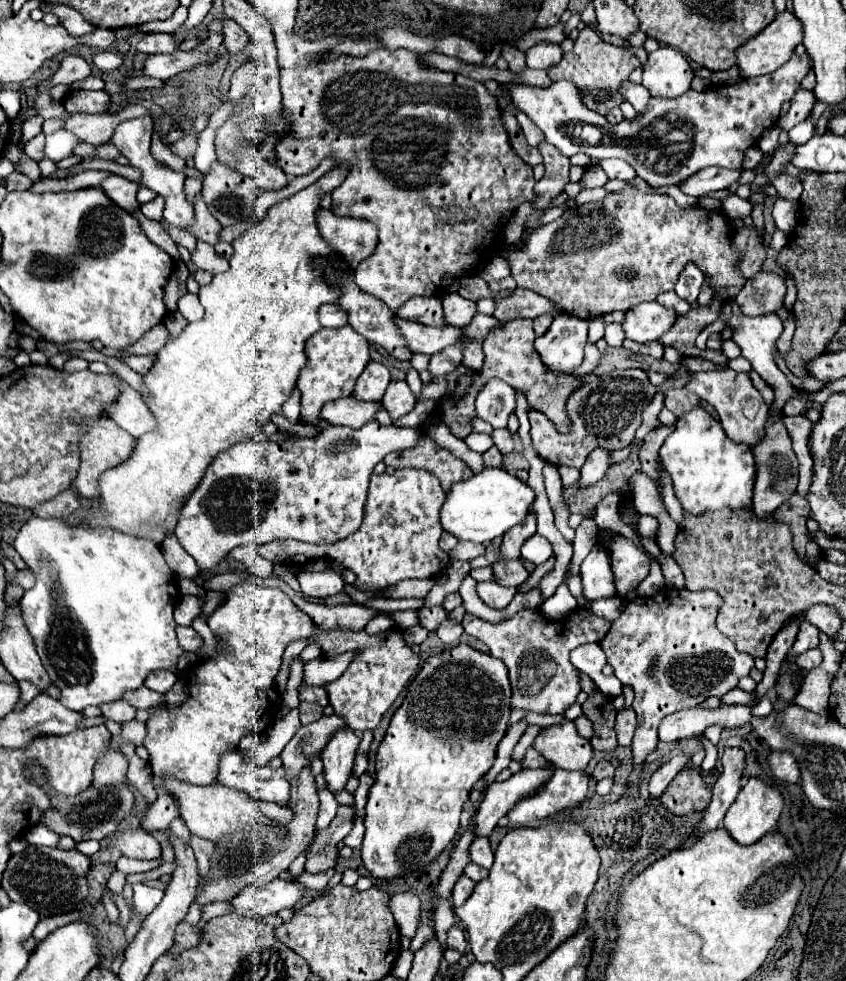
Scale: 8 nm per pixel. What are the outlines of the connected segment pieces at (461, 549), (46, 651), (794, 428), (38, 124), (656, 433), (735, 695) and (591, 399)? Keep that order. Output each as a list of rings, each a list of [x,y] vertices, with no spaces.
[[[458,542],[454,550],[450,550],[452,560],[472,560],[478,556],[484,556],[486,548],[484,544],[468,544],[468,542]]]
[[[32,516],[20,528],[14,548],[36,578],[36,584],[20,600],[22,616],[52,684],[62,692],[60,702],[66,708],[80,712],[86,706],[120,700],[126,690],[140,688],[150,672],[176,666],[184,654],[178,646],[176,622],[172,618],[178,598],[170,594],[174,576],[168,564],[164,564],[158,544],[114,528],[80,528],[68,526],[60,518]]]
[[[806,416],[798,418],[786,418],[786,430],[792,436],[792,448],[798,458],[798,468],[800,468],[800,480],[798,480],[798,494],[806,496],[808,484],[810,484],[810,472],[812,472],[812,456],[808,452],[808,432],[812,424],[806,420]]]
[[[33,116],[32,118],[28,118],[22,125],[22,139],[20,144],[18,144],[18,148],[23,150],[27,142],[29,142],[32,138],[40,134],[43,125],[43,118],[41,116]]]
[[[660,426],[652,432],[648,432],[640,446],[642,472],[646,472],[656,482],[658,482],[658,452],[660,452],[660,446],[664,444],[664,440],[672,434],[672,430],[674,430],[674,426]]]
[[[740,688],[730,690],[728,694],[724,694],[724,698],[720,698],[720,706],[734,706],[734,704],[750,704],[754,694],[748,694]]]
[[[600,378],[598,382],[590,382],[576,390],[568,398],[568,410],[572,416],[572,432],[568,436],[560,436],[552,422],[542,412],[530,412],[530,436],[534,450],[538,456],[554,466],[574,466],[580,468],[588,454],[594,448],[604,448],[608,452],[622,450],[632,444],[636,428],[640,426],[640,416],[644,408],[652,402],[656,394],[656,386],[650,384],[648,378],[638,380],[614,380],[614,378]]]

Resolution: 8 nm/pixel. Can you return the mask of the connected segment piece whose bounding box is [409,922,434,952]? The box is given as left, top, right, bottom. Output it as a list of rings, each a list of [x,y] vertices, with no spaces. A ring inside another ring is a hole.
[[[420,922],[416,931],[416,935],[411,940],[409,949],[412,952],[416,952],[417,950],[419,950],[427,941],[429,941],[432,938],[433,929],[433,927]]]

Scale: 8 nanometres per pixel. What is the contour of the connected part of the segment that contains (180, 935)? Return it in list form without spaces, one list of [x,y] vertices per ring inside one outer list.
[[[180,922],[174,928],[174,944],[168,954],[180,954],[182,950],[196,946],[196,942],[200,942],[200,930],[196,930],[192,924]]]

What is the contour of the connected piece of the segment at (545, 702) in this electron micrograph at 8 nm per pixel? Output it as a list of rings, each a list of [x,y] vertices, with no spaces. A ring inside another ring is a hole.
[[[578,606],[574,614],[562,620],[550,620],[540,610],[522,610],[500,624],[490,624],[466,614],[462,626],[466,634],[488,646],[490,656],[500,658],[508,666],[514,708],[538,714],[562,714],[580,694],[580,672],[568,658],[570,650],[588,642],[600,642],[610,630],[612,622],[596,616],[590,606]]]

